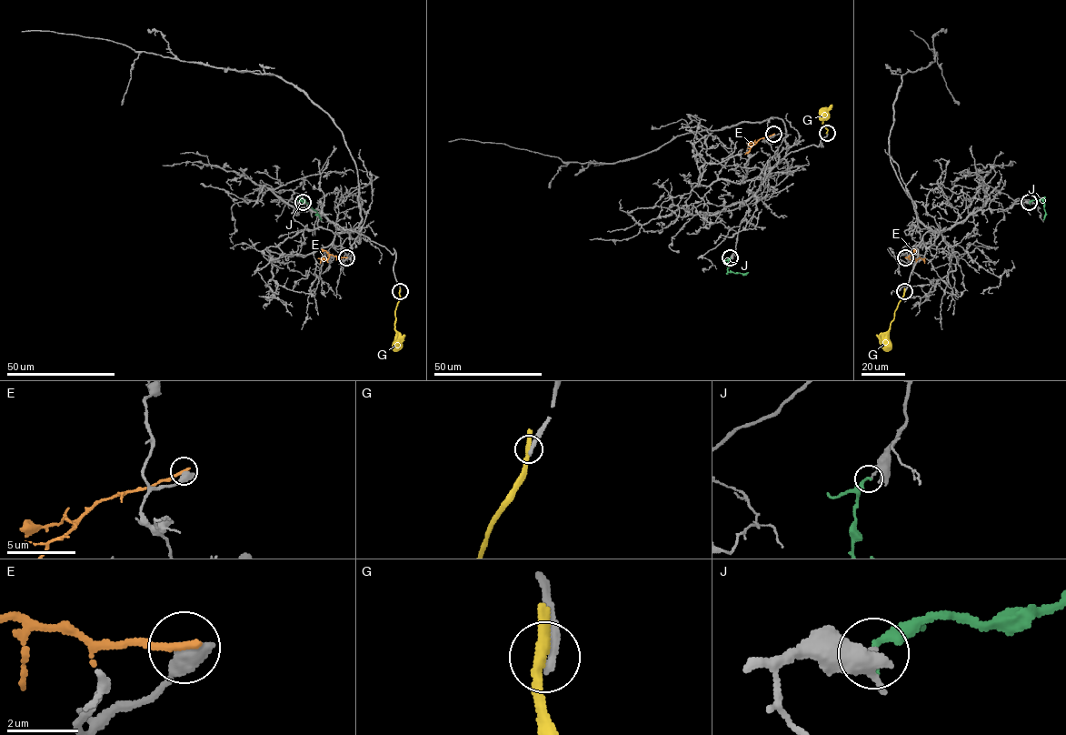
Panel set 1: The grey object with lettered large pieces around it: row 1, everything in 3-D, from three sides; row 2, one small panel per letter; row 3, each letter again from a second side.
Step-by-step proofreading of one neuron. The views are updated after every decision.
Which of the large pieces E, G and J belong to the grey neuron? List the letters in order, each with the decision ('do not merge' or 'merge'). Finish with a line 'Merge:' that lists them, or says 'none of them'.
E: do not merge
G: do not merge
J: do not merge
Merge: none of them

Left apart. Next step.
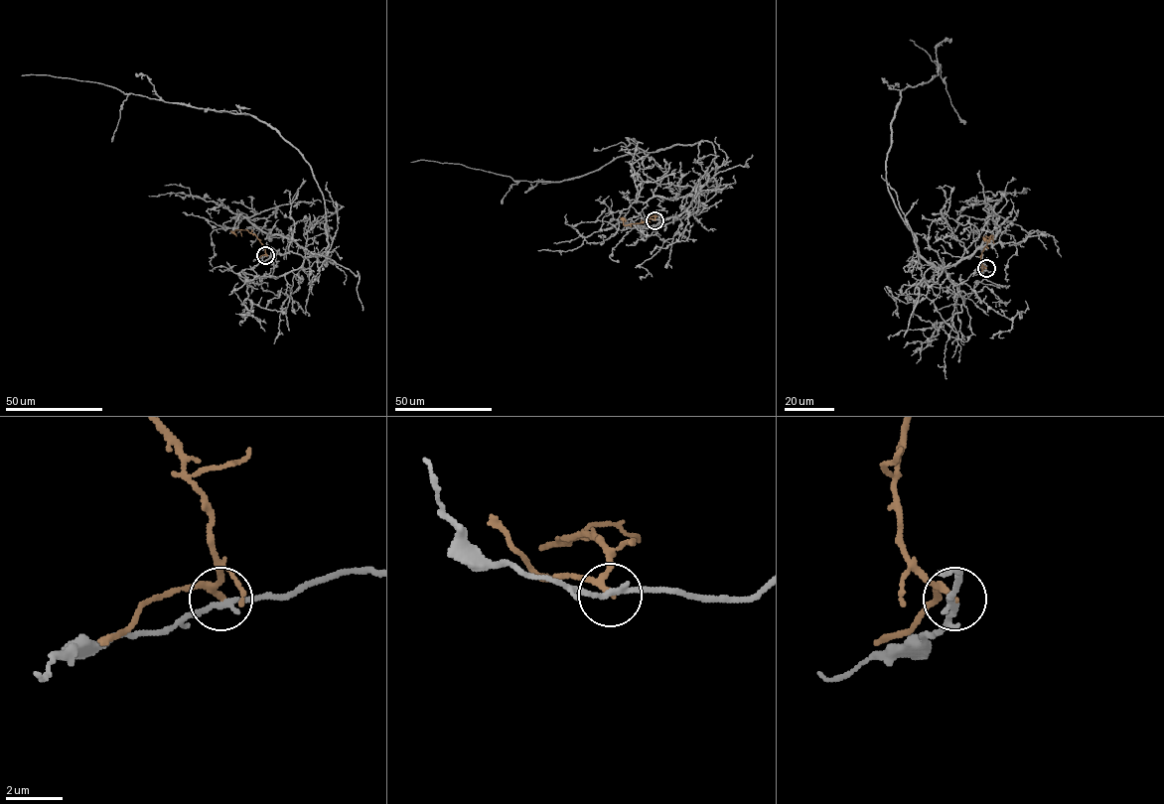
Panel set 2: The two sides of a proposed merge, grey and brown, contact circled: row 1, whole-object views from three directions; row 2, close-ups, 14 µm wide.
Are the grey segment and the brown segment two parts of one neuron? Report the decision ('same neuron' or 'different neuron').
different neuron

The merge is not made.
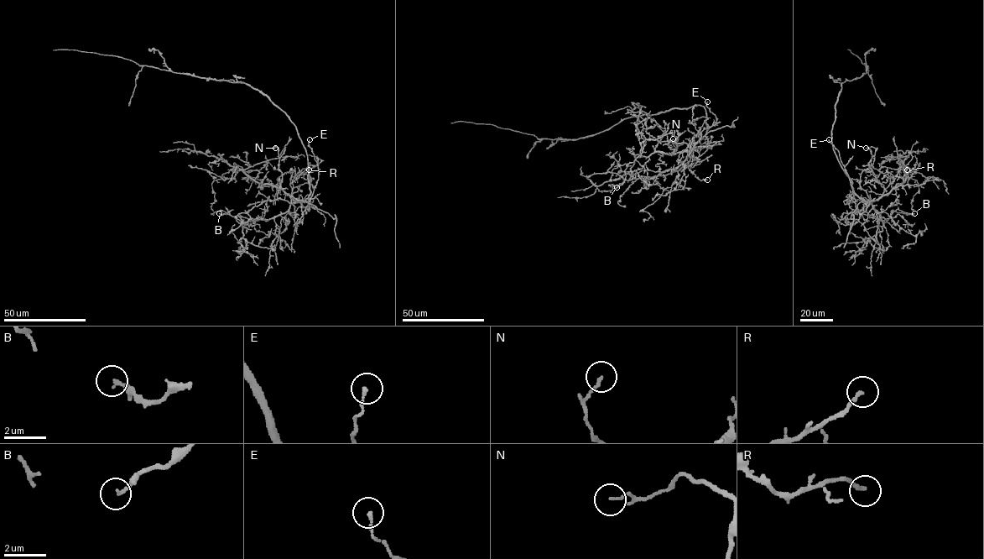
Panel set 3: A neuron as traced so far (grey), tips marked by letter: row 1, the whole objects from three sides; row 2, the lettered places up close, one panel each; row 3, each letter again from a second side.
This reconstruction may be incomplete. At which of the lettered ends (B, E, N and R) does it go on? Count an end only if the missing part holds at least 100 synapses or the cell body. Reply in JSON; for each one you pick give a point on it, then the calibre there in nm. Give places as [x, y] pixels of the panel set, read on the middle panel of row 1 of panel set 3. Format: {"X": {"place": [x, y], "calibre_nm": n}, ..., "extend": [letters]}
{"extend": []}

